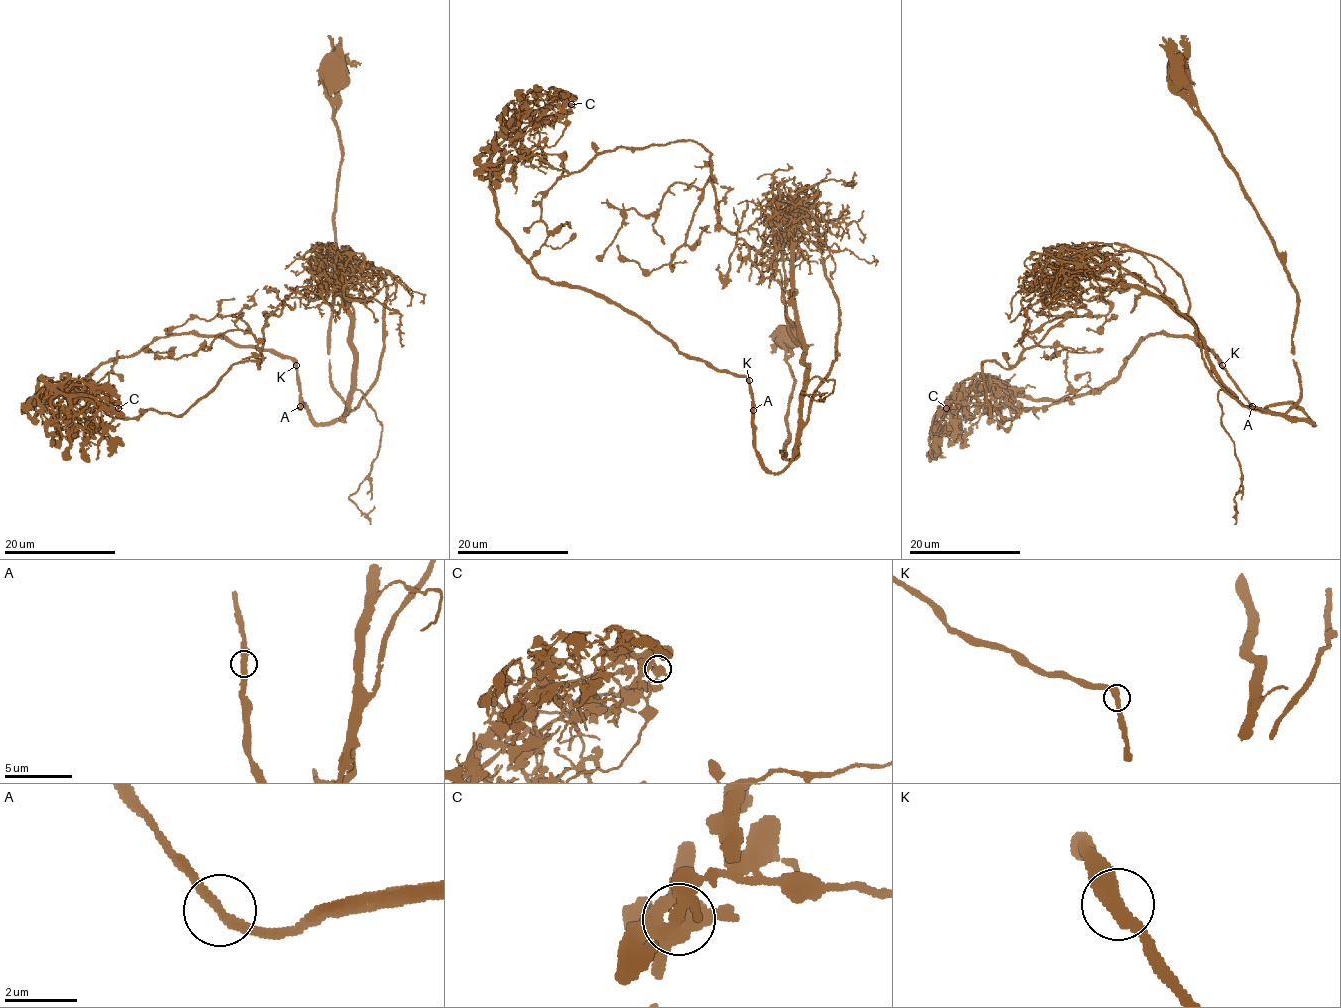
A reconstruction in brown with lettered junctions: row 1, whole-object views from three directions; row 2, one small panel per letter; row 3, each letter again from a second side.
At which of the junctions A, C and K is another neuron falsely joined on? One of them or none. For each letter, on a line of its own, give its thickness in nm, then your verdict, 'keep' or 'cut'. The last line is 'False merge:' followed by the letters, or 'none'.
A: calibre 320 nm; keep
C: calibre 400 nm; cut
K: calibre 420 nm; keep
False merge: C

